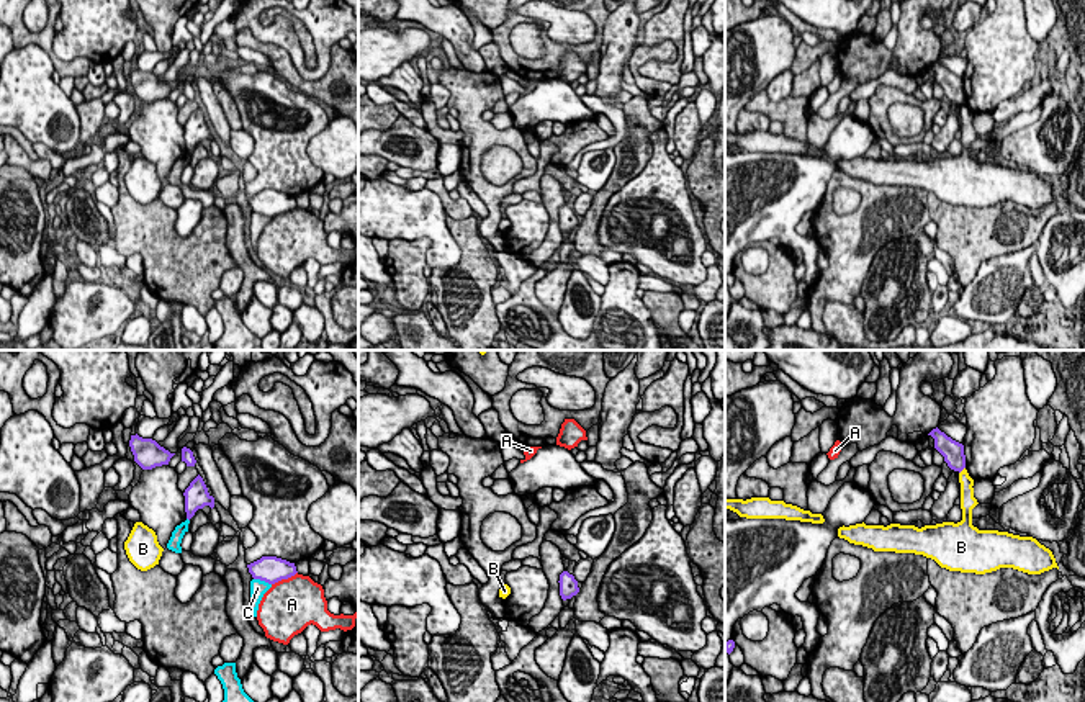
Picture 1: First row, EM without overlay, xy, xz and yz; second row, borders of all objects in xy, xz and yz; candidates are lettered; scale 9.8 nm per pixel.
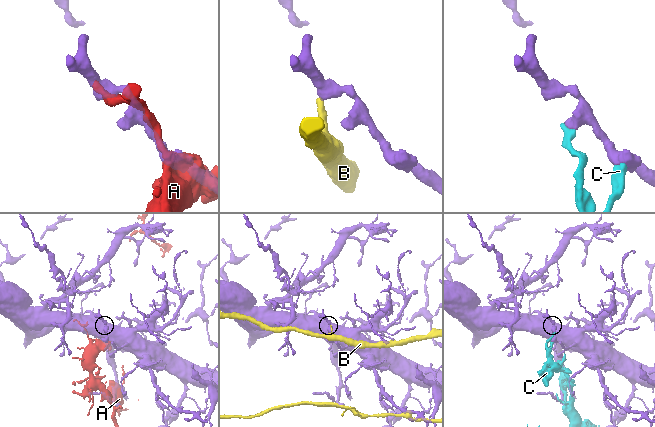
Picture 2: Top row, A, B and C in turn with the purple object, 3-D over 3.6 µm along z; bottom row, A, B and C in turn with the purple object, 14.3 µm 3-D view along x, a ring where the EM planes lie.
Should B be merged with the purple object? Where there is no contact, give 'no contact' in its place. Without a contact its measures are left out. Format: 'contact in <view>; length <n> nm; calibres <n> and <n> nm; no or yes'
contact in yz; length 100 nm; calibres 220 and 130 nm; no

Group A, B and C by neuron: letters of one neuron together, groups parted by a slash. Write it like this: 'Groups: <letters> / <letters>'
Groups: A / B / C

